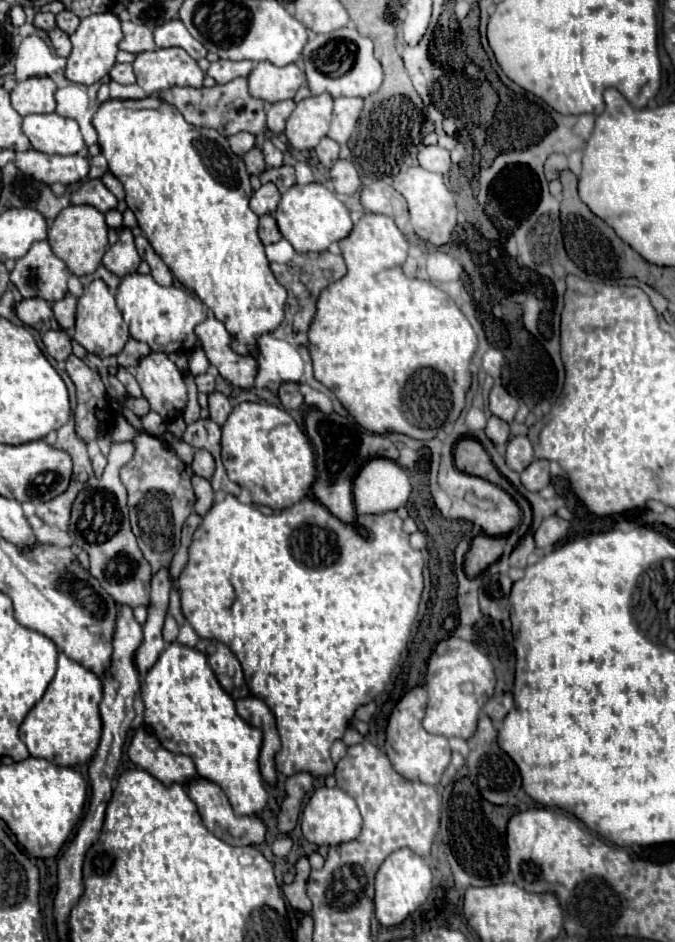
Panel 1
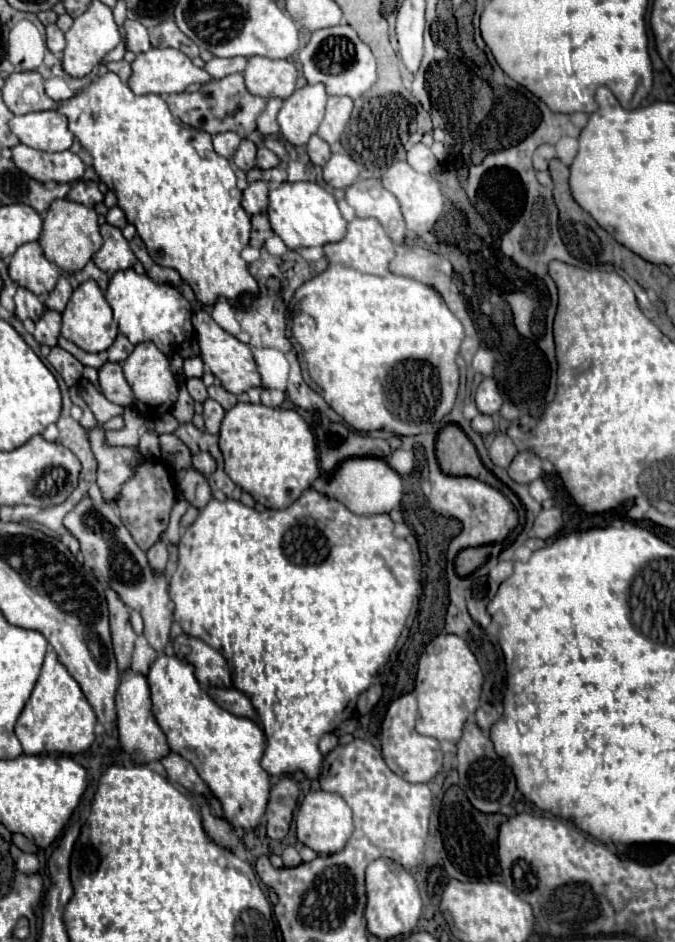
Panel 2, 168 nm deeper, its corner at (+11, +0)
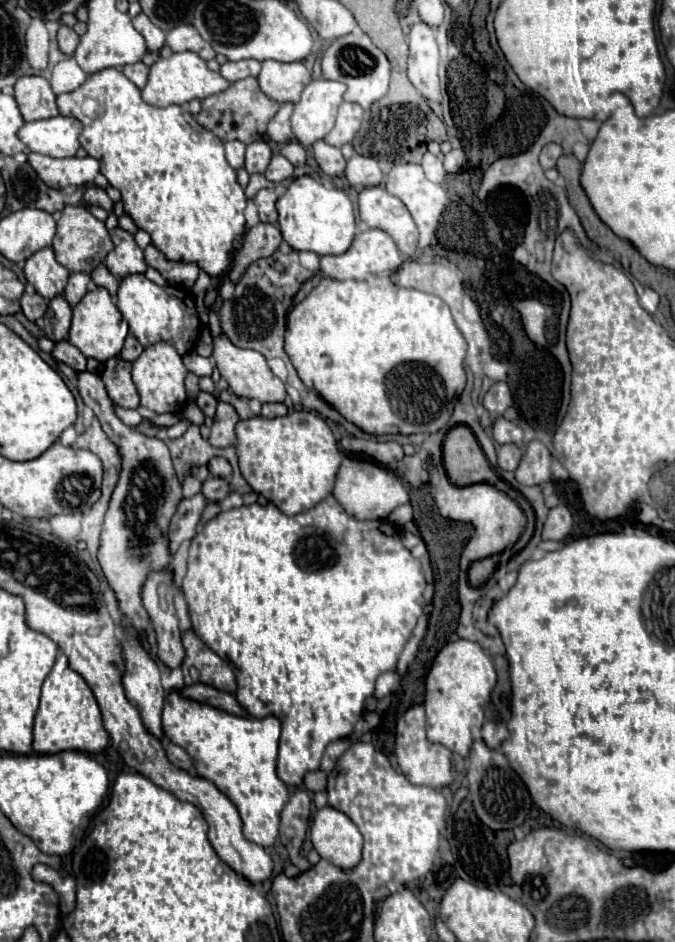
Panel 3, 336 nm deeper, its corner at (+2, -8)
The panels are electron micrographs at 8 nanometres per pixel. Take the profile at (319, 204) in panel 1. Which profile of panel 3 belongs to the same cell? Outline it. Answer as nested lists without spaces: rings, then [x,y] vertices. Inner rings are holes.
[[[312,176],[294,178],[286,194],[278,198],[276,208],[280,214],[278,224],[282,230],[282,236],[298,252],[310,250],[310,252],[316,252],[318,256],[344,254],[354,240],[356,222],[354,222],[354,208],[350,198],[338,188],[322,186]]]

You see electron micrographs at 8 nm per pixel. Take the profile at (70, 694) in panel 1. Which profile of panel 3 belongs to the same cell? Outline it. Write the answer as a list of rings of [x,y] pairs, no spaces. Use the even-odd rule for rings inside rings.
[[[60,654],[52,672],[42,684],[40,708],[34,720],[34,752],[56,754],[62,750],[80,750],[88,754],[98,754],[108,744],[108,732],[102,724],[102,714],[98,702],[86,684],[86,680],[68,666],[68,658]]]

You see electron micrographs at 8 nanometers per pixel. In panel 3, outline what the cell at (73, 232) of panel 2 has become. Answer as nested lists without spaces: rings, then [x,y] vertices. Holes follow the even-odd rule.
[[[66,206],[62,210],[62,216],[58,218],[58,232],[54,236],[52,248],[54,248],[56,260],[62,266],[66,266],[70,272],[92,272],[114,248],[114,244],[110,240],[110,234],[104,222],[96,220],[84,206]]]

